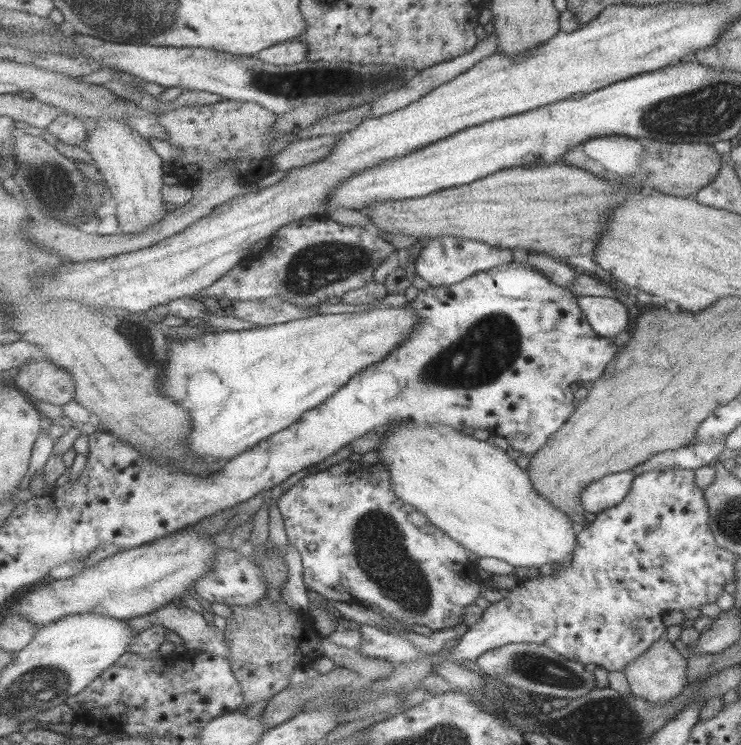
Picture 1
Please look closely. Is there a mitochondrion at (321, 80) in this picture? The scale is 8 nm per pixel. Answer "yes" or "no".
yes

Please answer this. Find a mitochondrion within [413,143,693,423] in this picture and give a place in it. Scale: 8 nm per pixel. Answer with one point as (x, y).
(485, 352)

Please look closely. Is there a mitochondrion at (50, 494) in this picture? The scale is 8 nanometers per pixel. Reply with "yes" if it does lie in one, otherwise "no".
no

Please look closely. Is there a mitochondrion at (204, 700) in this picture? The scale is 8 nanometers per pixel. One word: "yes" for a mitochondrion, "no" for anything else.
no

